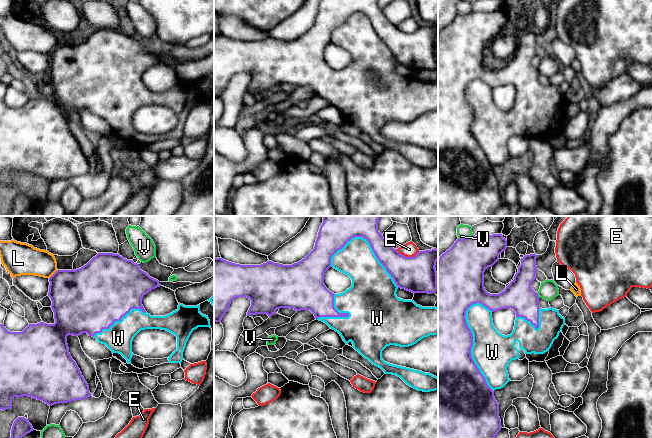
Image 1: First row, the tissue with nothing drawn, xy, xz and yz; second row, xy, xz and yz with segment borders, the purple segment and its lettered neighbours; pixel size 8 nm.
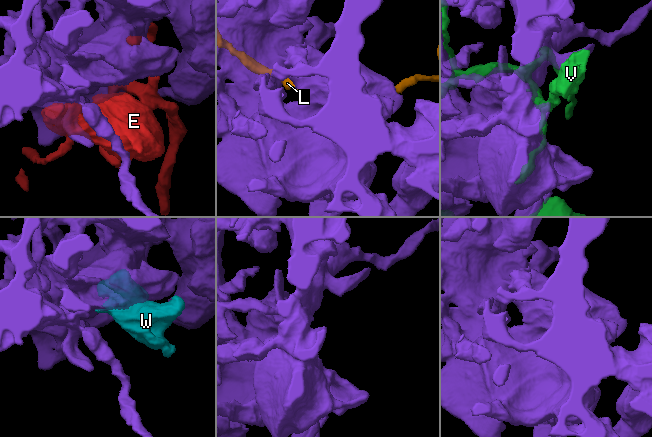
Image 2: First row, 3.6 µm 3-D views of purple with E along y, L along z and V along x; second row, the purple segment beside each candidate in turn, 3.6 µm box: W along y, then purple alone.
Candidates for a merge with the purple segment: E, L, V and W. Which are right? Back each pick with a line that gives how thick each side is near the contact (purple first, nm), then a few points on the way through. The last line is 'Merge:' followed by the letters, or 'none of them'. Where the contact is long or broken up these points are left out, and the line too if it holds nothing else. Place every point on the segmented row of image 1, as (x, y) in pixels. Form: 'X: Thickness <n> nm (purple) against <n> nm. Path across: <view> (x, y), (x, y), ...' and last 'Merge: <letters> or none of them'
W: Thickness 500 nm (purple) against 320 nm
Merge: W

